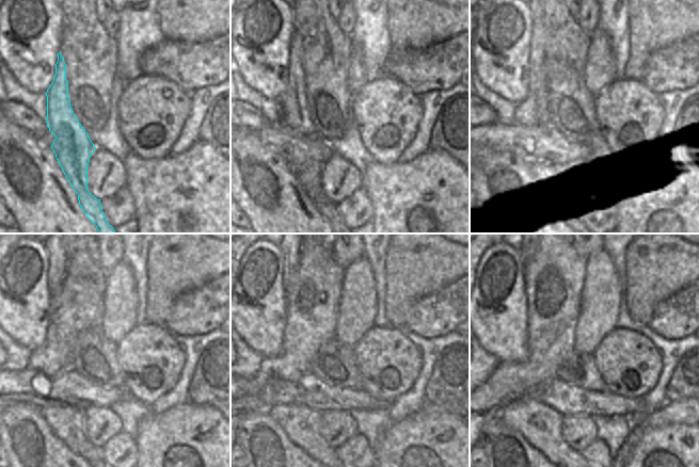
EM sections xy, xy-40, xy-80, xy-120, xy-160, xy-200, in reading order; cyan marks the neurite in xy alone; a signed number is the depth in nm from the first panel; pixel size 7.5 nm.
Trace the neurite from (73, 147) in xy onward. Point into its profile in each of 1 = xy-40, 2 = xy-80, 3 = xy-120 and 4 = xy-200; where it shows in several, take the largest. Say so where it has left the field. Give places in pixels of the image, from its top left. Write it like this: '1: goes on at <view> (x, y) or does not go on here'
1: goes on at xy-40 (295, 111)
2: goes on at xy-80 (538, 69)
3: goes on at xy-120 (57, 270)
4: goes on at xy-200 (526, 255)

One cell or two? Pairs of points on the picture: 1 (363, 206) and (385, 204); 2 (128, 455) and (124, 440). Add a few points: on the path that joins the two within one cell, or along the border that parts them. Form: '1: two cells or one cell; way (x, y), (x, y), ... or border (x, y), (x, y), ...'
1: two cells; border (362, 186), (372, 207), (371, 220)
2: one cell; way (125, 452), (124, 444)

